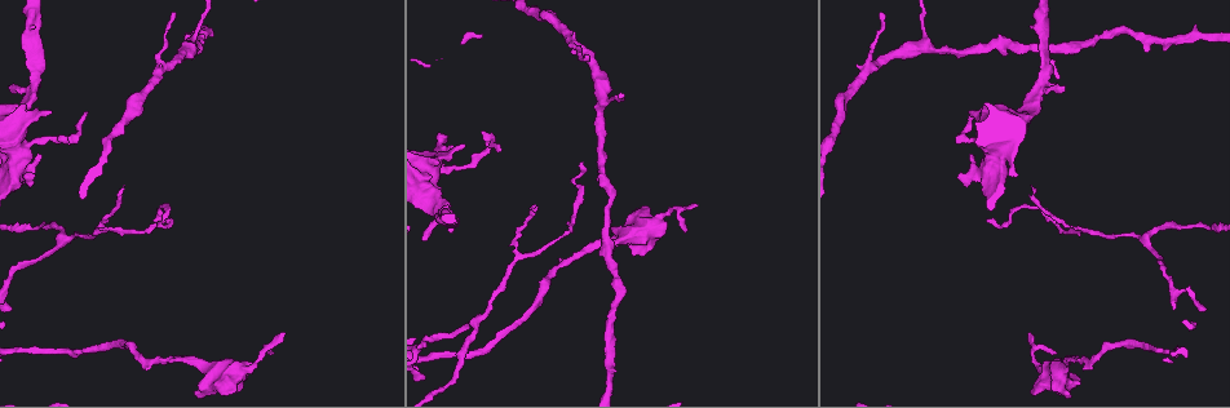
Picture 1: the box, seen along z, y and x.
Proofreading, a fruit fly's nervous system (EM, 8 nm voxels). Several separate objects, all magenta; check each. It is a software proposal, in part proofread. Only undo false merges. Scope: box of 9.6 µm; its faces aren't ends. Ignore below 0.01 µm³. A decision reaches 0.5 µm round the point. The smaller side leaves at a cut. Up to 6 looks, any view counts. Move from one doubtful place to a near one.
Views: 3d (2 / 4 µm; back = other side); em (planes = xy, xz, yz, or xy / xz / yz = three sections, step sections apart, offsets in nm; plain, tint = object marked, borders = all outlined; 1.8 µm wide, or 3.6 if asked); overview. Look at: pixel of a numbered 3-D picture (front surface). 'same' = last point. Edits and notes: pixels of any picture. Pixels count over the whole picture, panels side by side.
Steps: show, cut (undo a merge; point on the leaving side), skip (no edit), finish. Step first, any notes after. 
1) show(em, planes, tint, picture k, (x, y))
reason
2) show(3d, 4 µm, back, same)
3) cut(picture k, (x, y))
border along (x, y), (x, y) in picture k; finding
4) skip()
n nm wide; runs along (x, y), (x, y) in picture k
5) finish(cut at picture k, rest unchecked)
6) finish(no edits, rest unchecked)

show(em, planes, tint, picture 1, (477, 317))
two arms in line, one across

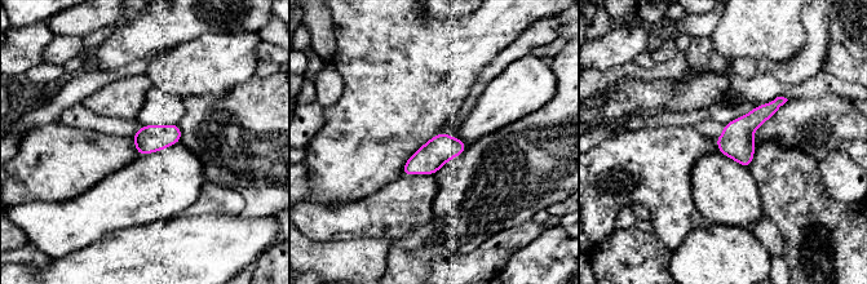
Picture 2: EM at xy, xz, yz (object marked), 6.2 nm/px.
skip()
180 nm wide; all the same neuron

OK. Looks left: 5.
show(em, planes, tint, picture 1, (979, 171))
thick turns thin

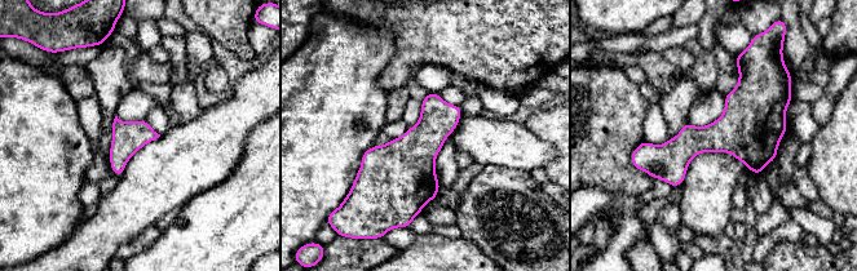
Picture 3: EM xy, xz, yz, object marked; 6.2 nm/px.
skip()
all the same neuron

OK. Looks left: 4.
show(em, xy, step 4, plain, picture 1, (186, 44))
calibre changes

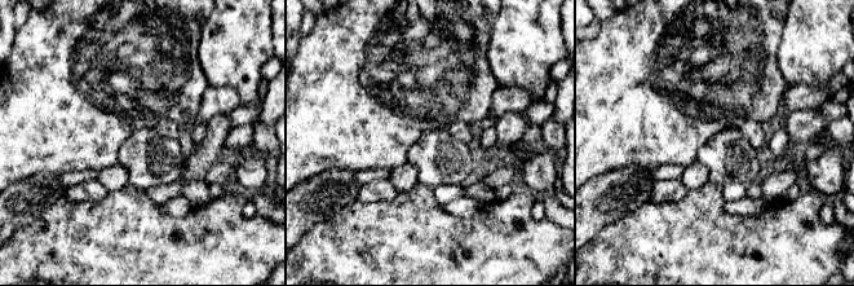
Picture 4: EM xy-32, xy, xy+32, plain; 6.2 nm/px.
show(em, xy, step 4, tint, same)

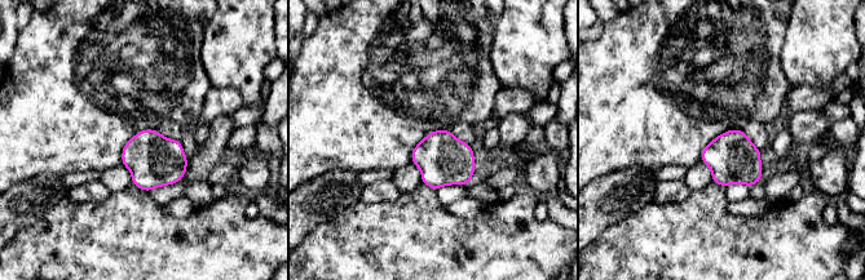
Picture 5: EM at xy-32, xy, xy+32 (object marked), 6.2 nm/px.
skip()
all the same neuron

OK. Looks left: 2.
finish(no edits, rest unchecked)

